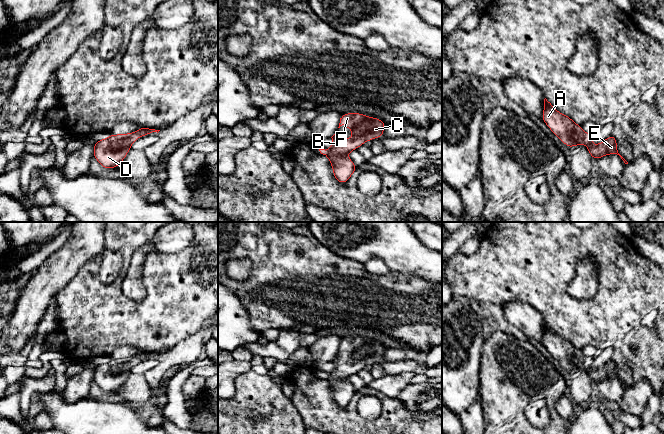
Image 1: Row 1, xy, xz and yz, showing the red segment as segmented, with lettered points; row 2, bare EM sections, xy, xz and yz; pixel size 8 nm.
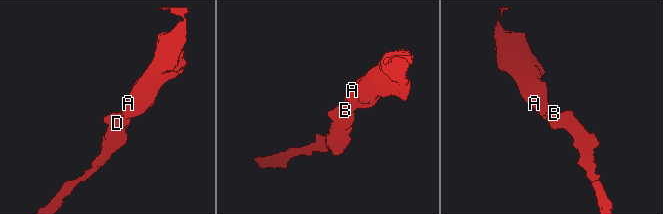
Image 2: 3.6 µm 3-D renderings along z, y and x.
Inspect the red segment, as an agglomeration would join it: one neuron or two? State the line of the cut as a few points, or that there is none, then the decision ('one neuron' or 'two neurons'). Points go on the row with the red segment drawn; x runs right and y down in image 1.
cut none; one neuron

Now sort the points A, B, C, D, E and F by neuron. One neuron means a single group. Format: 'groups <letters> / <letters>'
groups A B C D E F

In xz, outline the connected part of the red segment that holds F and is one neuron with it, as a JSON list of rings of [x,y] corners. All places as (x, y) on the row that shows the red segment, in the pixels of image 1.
[[[345,113],[341,115],[339,127],[345,125],[352,130],[353,140],[339,138],[335,133],[331,138],[331,148],[319,149],[331,162],[335,179],[345,184],[351,175],[357,171],[357,166],[347,157],[347,154],[371,139],[383,138],[383,129],[387,126],[382,120],[368,117],[362,113]]]

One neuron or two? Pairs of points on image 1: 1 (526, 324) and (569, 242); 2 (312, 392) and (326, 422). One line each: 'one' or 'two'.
1: two
2: one

